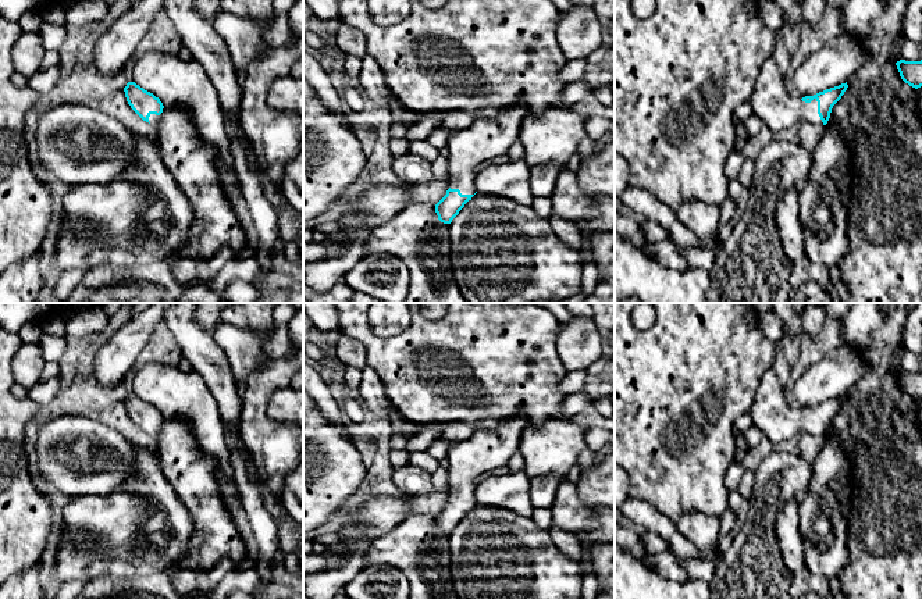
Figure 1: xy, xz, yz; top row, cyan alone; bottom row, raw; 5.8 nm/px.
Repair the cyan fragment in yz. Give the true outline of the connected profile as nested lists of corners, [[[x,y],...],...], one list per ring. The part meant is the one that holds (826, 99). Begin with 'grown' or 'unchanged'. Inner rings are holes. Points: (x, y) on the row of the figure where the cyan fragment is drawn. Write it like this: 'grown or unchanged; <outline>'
grown; [[[770,56],[761,67],[748,103],[752,114],[776,133],[791,129],[801,122],[826,125],[833,106],[841,99],[847,88],[846,82],[814,96],[795,100],[787,93],[784,78]]]

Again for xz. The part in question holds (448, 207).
grown; [[[516,101],[495,118],[476,120],[469,128],[455,131],[446,143],[446,195],[435,204],[438,220],[451,224],[476,193],[477,167],[498,156],[505,156],[517,140],[528,103]]]

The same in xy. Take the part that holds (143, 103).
grown; [[[128,82],[124,88],[125,97],[131,108],[146,122],[157,125],[161,113],[163,103],[153,93],[145,90],[135,82]]]

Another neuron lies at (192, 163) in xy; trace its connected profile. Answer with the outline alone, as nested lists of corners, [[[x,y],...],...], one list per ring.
[[[164,107],[156,126],[165,167],[193,210],[179,254],[206,260],[221,249],[241,252],[248,247],[242,222],[223,189],[217,171],[218,154],[200,139],[191,115],[184,108]]]

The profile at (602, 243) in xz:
[[[594,233],[590,243],[599,279],[594,292],[585,296],[583,303],[615,303],[615,233]]]

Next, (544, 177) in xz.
[[[545,163],[531,168],[530,183],[534,197],[551,197],[559,174],[566,164]]]

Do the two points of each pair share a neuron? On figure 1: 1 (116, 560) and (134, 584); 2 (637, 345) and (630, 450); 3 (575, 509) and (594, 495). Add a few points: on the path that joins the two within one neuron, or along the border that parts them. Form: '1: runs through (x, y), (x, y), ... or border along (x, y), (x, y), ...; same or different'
1: border along (162, 571), (134, 576), (125, 580); different
2: runs through (637, 371), (639, 398), (630, 406), (630, 424); same
3: border along (575, 484), (579, 498), (590, 507), (600, 509); different

